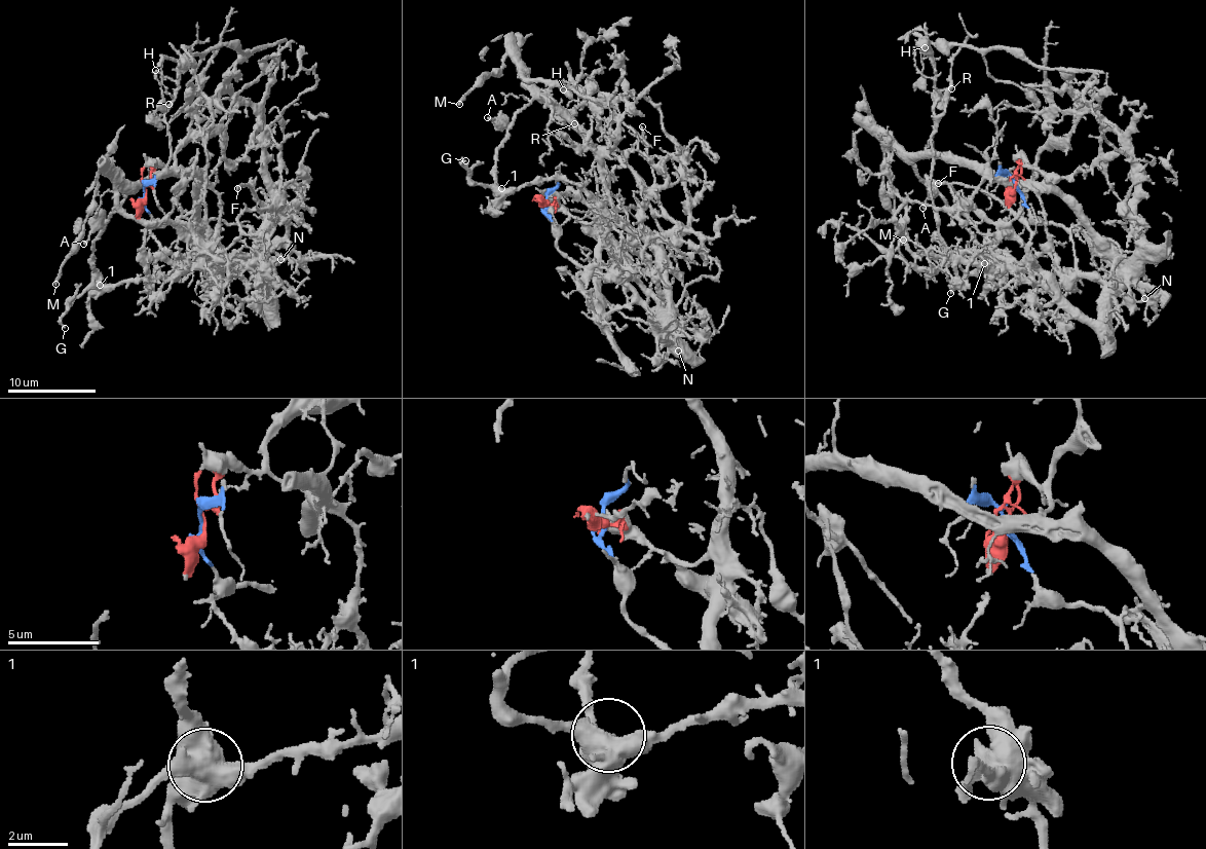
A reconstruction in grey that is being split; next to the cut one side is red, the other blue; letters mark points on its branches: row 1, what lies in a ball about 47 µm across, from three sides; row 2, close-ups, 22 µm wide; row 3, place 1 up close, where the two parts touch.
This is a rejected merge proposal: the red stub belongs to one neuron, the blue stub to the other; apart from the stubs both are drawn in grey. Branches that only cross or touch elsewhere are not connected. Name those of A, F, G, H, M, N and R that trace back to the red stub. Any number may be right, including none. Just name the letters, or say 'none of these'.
A, H, M, R

